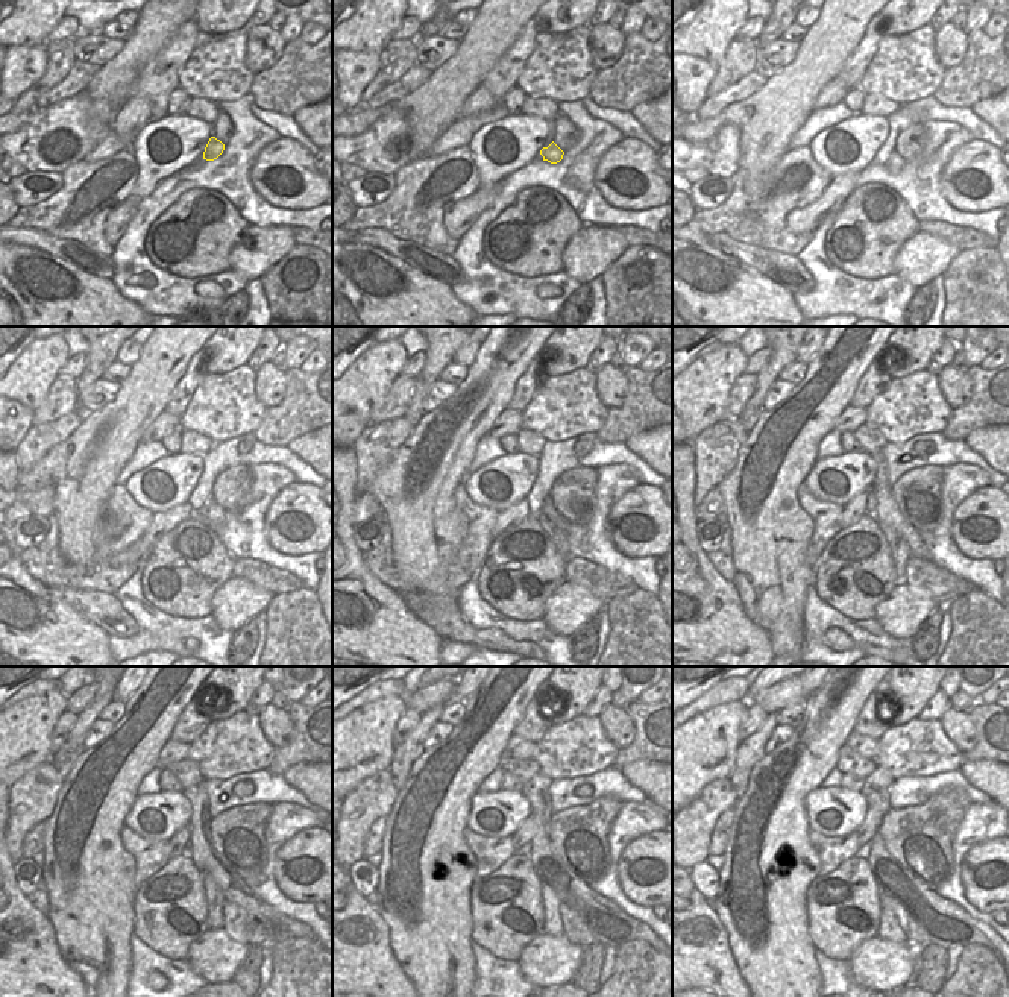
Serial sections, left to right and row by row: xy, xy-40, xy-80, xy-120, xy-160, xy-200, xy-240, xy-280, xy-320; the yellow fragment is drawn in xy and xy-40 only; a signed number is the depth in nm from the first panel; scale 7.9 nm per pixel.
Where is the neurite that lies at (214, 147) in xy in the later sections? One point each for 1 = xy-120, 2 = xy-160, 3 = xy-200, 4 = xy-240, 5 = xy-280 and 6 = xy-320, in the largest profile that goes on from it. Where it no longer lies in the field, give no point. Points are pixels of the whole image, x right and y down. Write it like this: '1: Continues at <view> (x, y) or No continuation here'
1: Continues at xy-120 (211, 515)
2: Continues at xy-160 (559, 536)
3: Continues at xy-200 (900, 550)
4: Continues at xy-240 (214, 894)
5: Continues at xy-280 (553, 924)
6: Continues at xy-320 (888, 929)

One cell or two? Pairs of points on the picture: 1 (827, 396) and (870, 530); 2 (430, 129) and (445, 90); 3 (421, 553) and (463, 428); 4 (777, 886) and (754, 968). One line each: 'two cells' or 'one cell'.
1: two cells
2: one cell
3: one cell
4: one cell

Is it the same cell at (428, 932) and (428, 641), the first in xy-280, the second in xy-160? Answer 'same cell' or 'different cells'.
different cells

